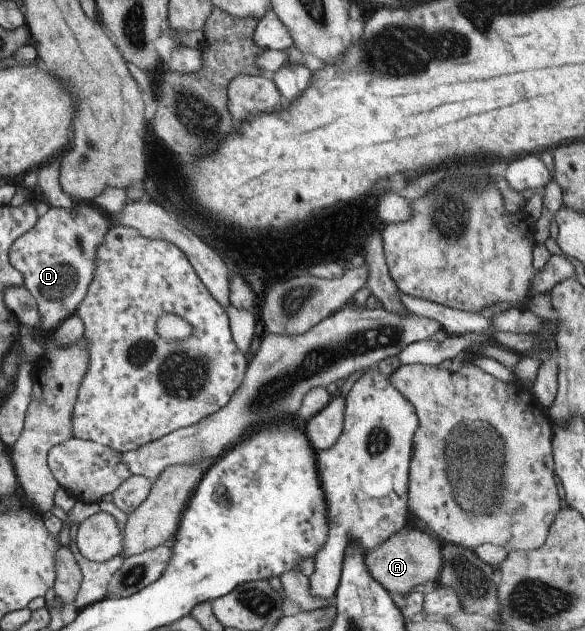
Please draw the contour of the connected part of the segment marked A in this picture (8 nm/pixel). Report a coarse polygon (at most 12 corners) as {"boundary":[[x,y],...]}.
{"boundary":[[416,528],[366,551],[388,593],[436,585],[441,541]]}

